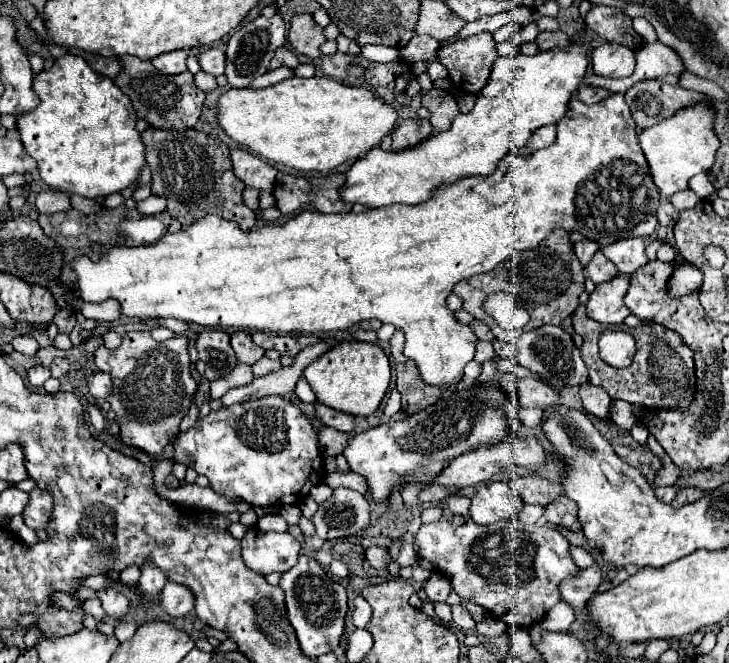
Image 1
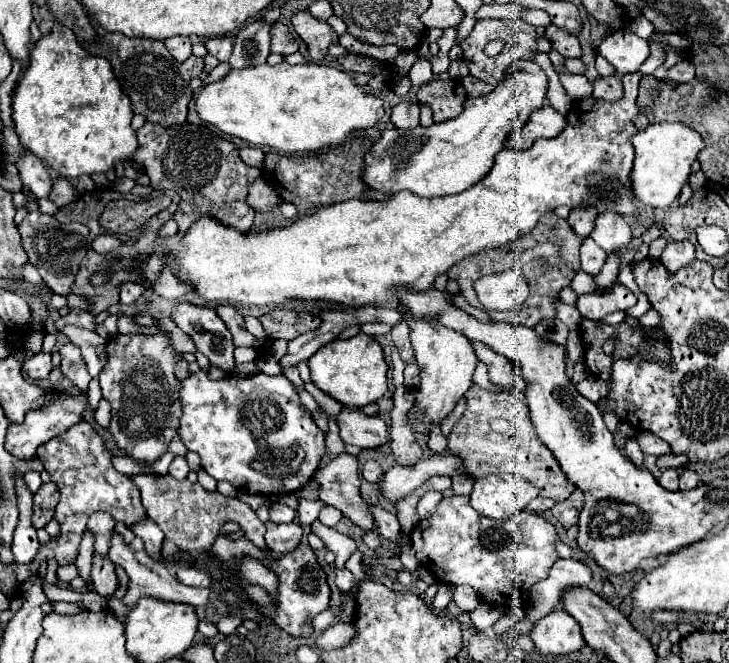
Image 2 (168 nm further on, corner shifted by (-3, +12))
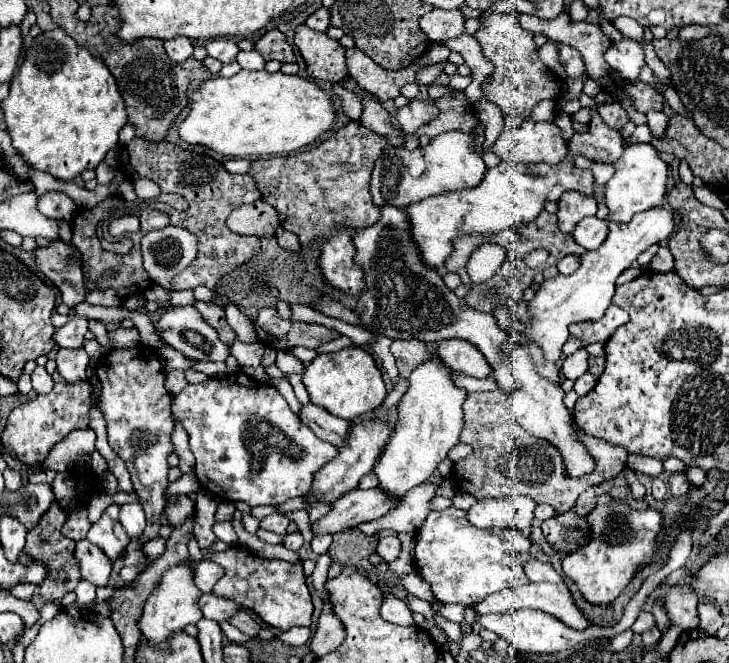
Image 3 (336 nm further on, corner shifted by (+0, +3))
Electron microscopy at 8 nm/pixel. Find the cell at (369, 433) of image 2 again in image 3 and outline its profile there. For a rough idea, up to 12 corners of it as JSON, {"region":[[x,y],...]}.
{"region":[[308,403],[300,421],[324,441],[344,447],[350,421]]}

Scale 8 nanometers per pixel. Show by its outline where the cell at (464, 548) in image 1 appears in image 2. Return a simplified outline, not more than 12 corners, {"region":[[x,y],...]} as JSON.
{"region":[[443,498],[413,528],[421,568],[485,602],[525,608],[557,532]]}

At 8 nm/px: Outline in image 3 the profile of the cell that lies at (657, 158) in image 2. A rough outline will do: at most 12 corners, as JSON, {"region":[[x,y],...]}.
{"region":[[630,143],[606,183],[608,221],[666,201],[668,163]]}

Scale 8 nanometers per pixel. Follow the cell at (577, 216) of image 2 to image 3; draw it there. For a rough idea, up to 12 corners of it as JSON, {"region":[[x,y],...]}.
{"region":[[564,193],[558,201],[558,229],[572,233],[576,223],[596,215],[594,197]]}

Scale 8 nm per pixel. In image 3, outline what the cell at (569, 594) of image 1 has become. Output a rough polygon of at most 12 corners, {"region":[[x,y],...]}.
{"region":[[538,559],[524,565],[530,581],[562,583],[564,577],[550,563]]}

